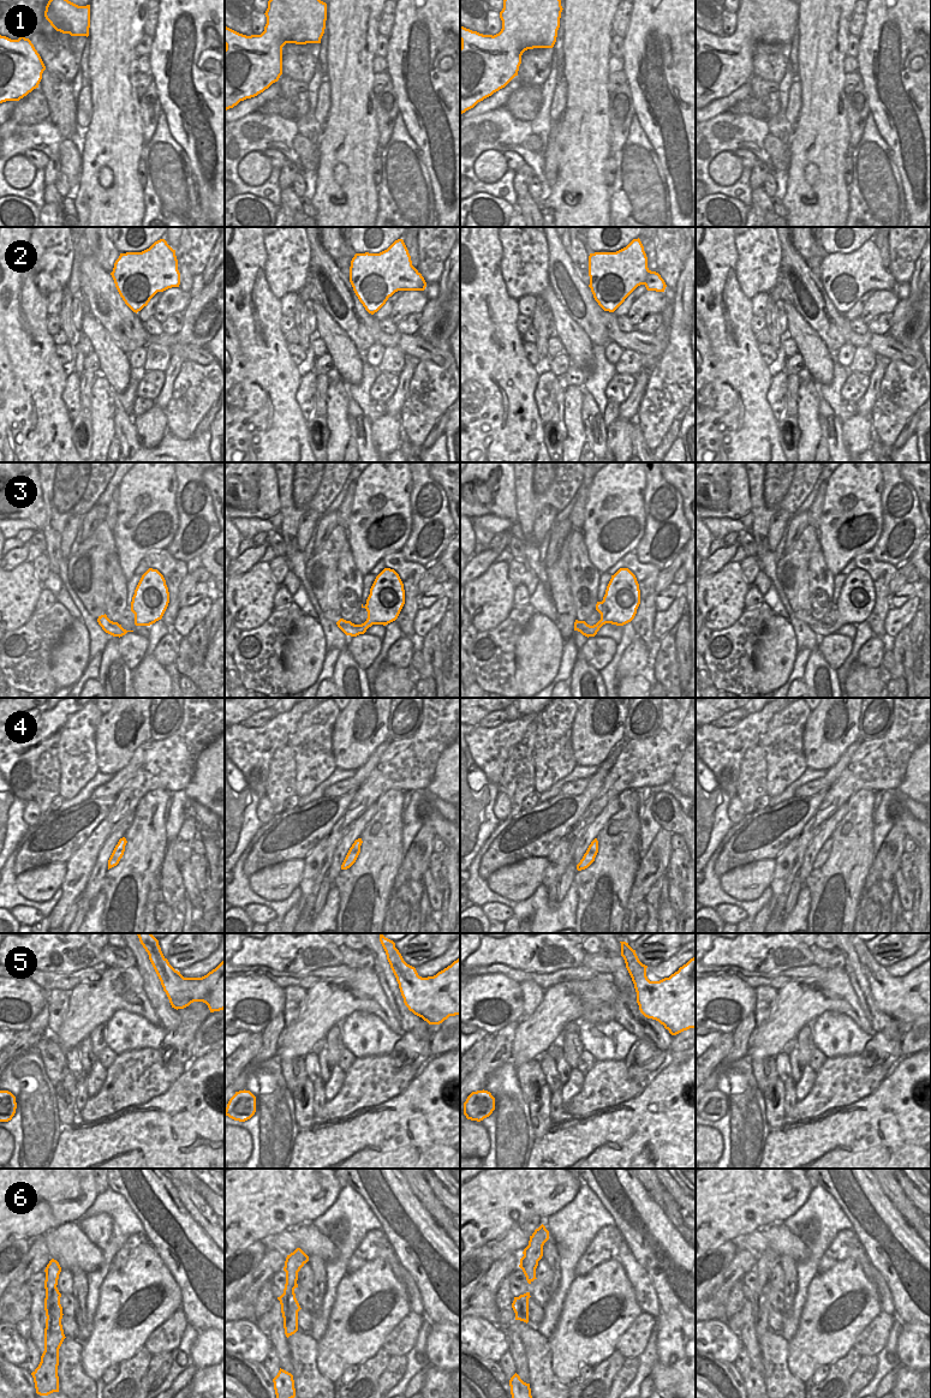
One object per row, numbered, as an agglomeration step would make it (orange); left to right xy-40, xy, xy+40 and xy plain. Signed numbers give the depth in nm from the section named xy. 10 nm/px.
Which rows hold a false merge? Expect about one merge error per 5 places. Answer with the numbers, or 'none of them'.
none of them

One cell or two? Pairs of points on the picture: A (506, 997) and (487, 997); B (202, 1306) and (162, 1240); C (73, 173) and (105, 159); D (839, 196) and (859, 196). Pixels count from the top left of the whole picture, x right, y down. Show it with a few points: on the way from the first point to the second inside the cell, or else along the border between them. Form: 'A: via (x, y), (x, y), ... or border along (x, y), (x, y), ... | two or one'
A: via (501, 997), (491, 997) | one
B: via (195, 1289), (177, 1267), (177, 1262), (172, 1256) | one
C: border along (82, 145), (82, 168), (77, 181) | two
D: border along (849, 185), (849, 209), (847, 214) | two

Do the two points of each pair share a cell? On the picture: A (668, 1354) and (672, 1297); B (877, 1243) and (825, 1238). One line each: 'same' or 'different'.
A: different
B: different

